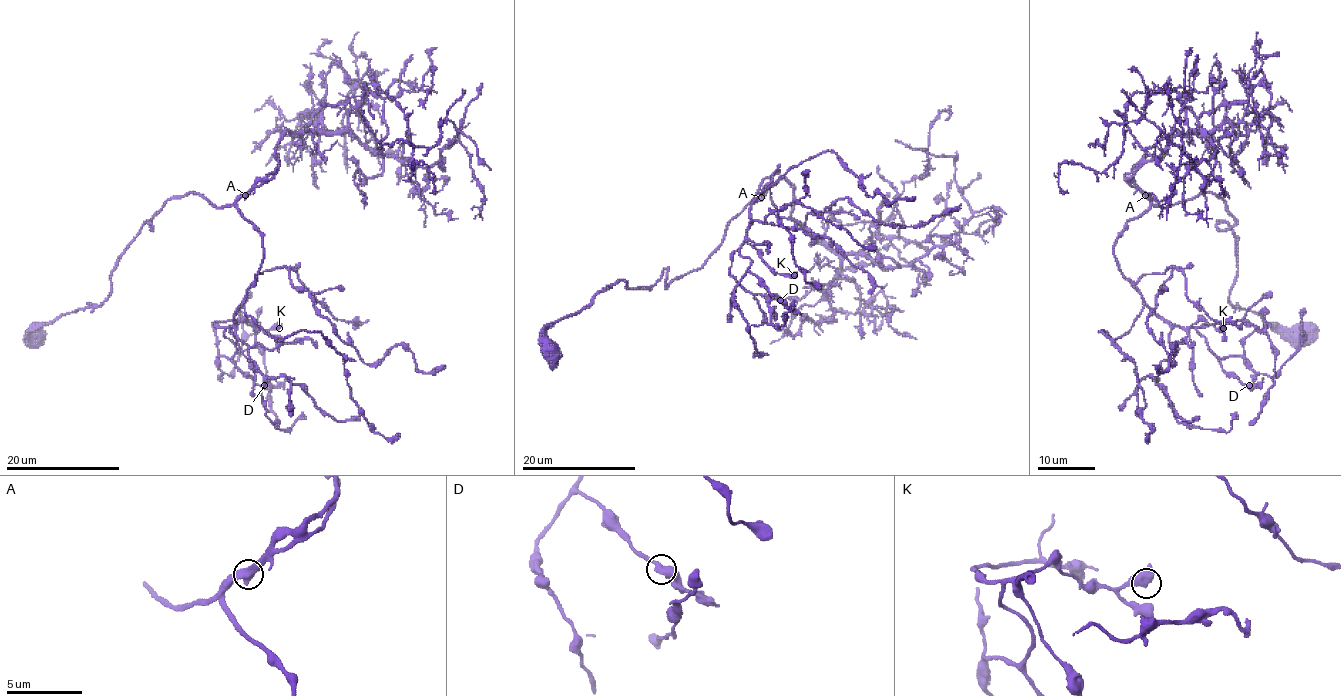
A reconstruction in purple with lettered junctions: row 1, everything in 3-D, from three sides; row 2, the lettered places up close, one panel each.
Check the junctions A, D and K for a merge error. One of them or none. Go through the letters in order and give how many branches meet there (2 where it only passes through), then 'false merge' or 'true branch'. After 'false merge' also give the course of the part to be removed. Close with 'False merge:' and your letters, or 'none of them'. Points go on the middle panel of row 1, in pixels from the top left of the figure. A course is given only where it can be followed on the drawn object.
A: branches 2; true branch
D: branches 2; true branch
K: branches 2; true branch
False merge: none of them

